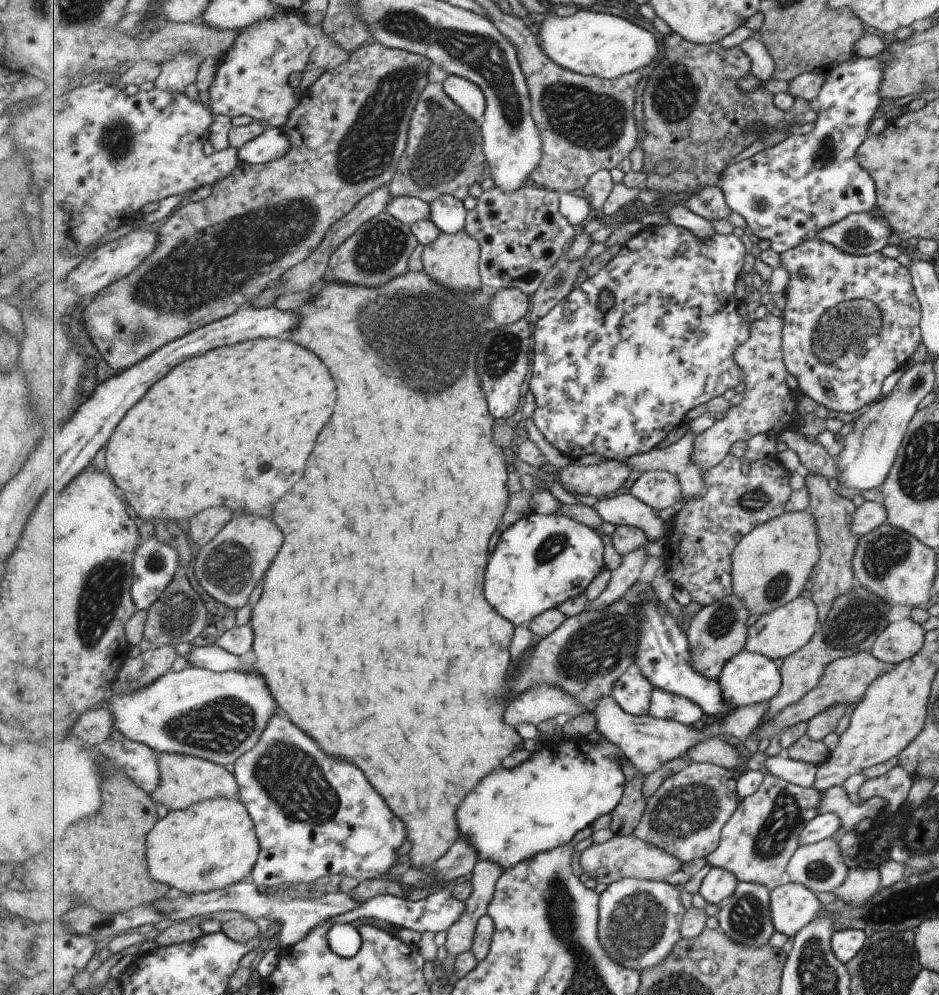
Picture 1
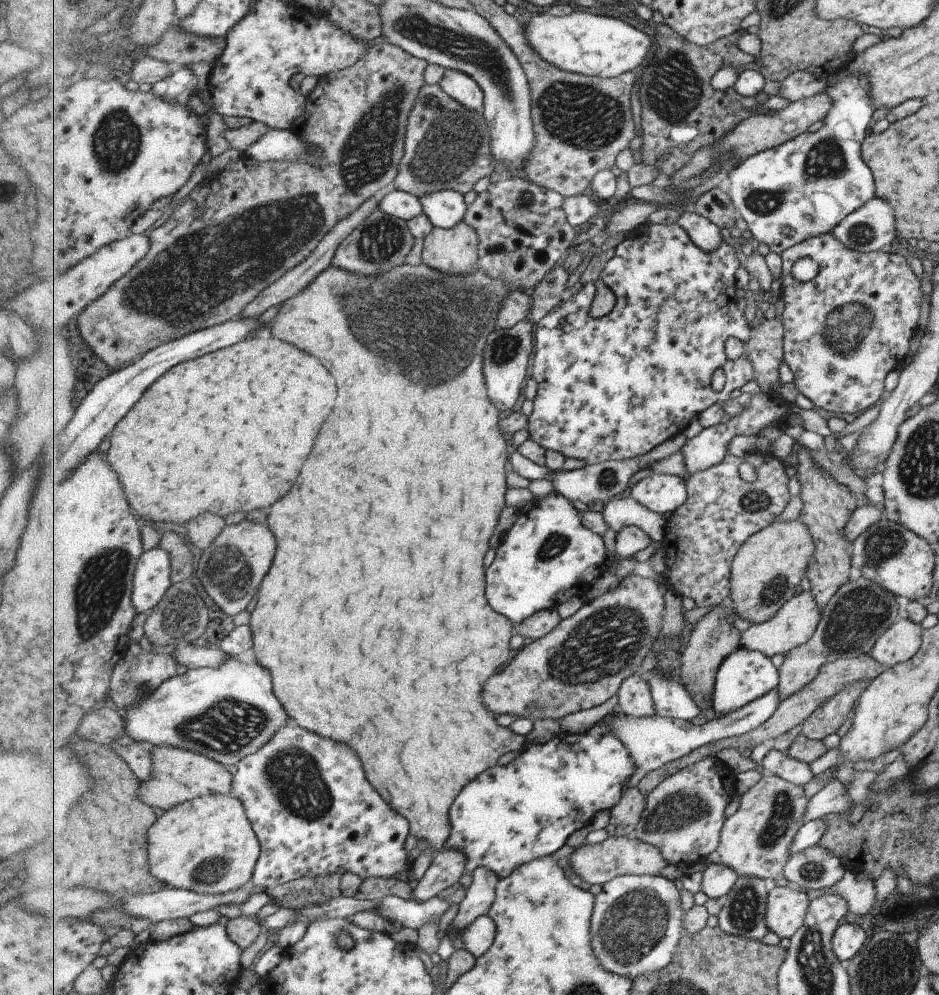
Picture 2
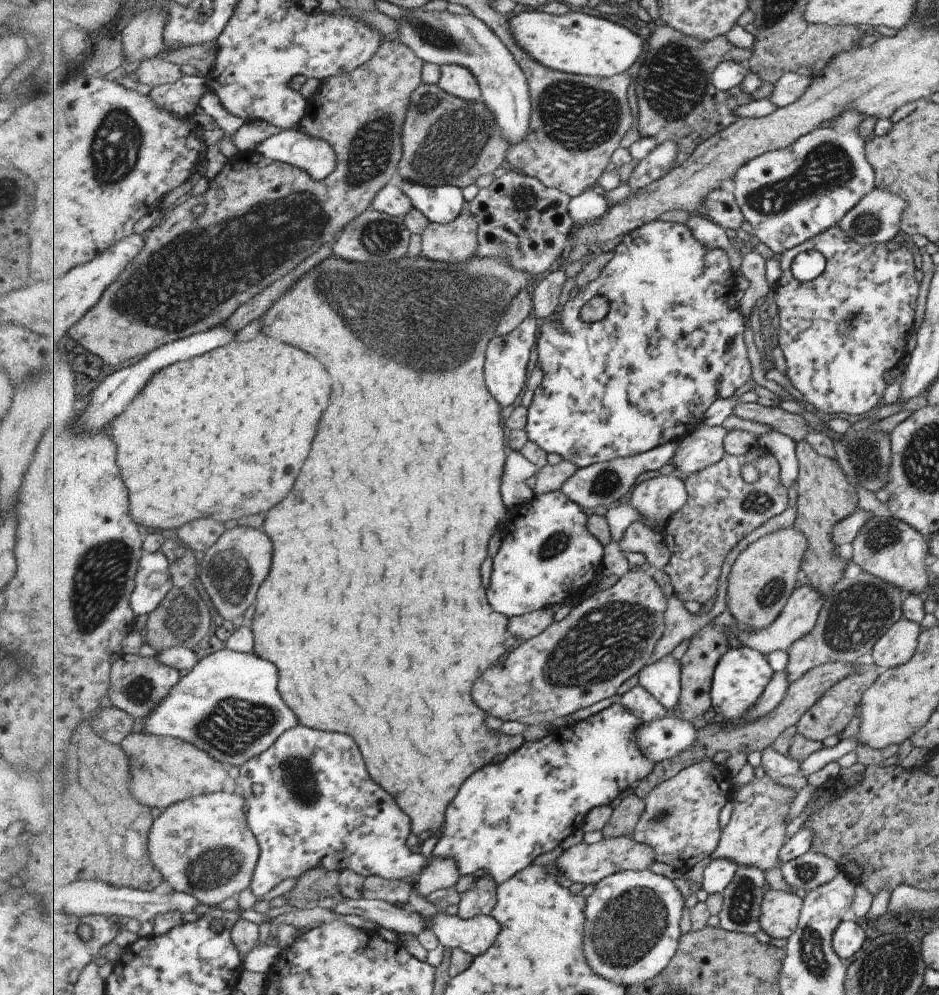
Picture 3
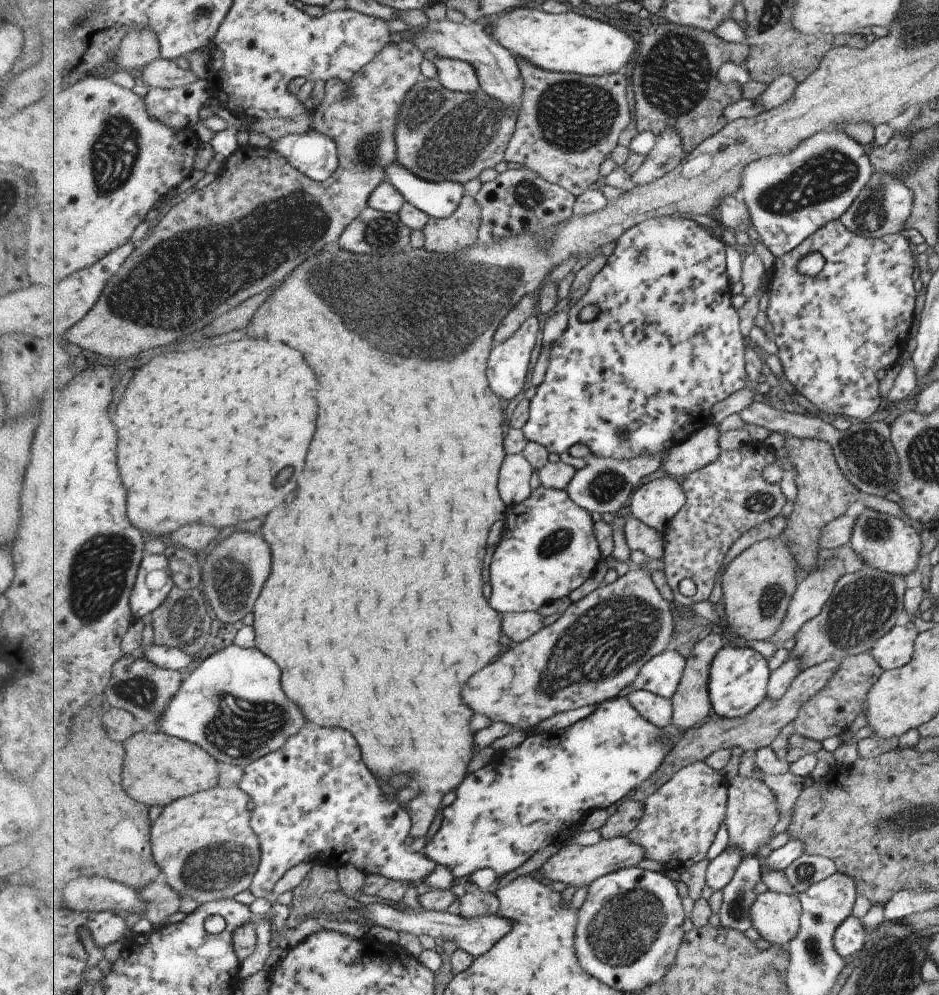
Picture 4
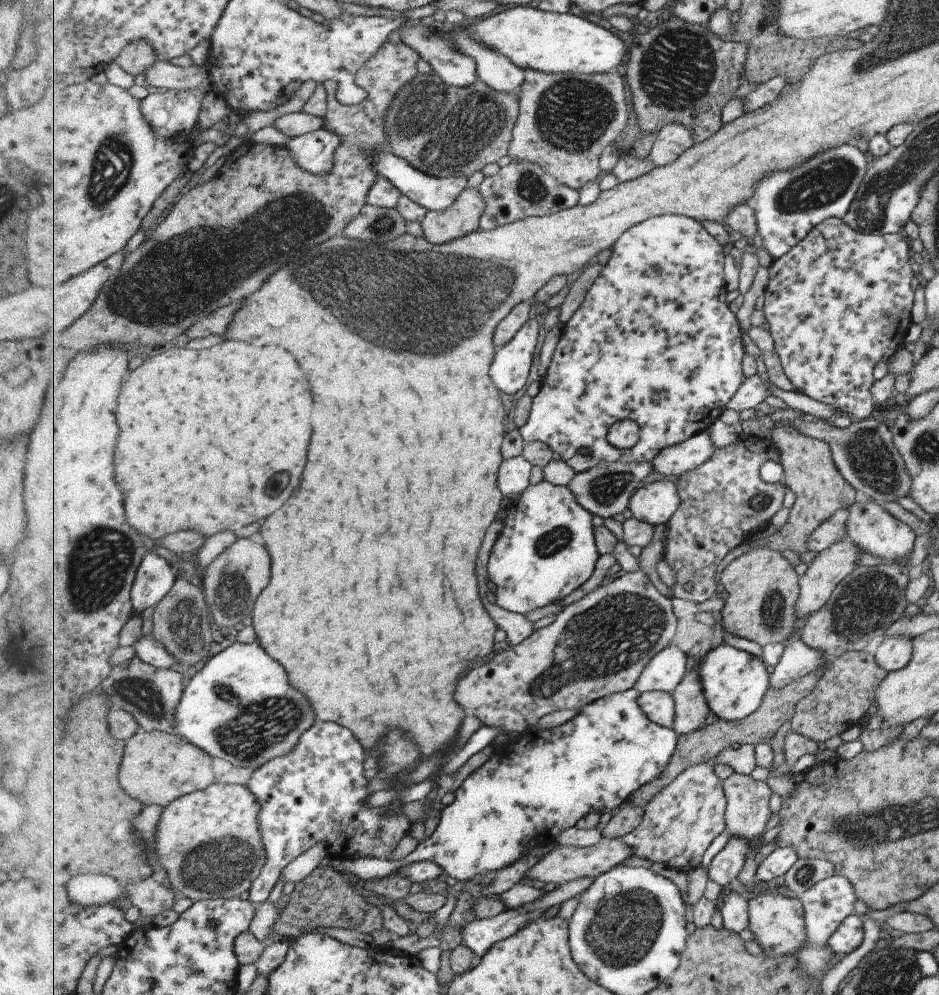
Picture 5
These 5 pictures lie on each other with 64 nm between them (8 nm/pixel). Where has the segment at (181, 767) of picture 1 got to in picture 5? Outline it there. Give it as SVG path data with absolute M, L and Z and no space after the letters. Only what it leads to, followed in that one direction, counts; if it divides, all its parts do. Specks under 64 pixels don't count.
M139 730L127 740L126 754L120 768L120 783L132 797L143 804L165 808L182 796L207 790L217 780L213 756L196 744L165 731Z

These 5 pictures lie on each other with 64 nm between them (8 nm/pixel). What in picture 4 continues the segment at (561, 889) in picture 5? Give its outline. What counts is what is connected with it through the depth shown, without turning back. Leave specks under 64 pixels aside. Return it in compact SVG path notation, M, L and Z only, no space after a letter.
M384 903L361 904L361 914L365 920L369 920L374 925L379 925L393 931L404 932L416 937L422 934L429 934L439 941L451 941L458 948L469 952L473 957L484 956L491 948L494 948L503 936L507 936L513 930L513 922L505 916L489 915L479 916L473 919L461 917L457 912L448 911L399 911Z

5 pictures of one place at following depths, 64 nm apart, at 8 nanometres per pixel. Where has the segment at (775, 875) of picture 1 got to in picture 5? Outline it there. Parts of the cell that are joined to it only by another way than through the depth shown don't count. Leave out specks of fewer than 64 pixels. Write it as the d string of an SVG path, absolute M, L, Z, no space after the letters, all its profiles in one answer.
M733 773L723 781L728 806L726 809L726 832L732 836L747 838L750 842L756 838L760 840L765 832L777 822L776 815L769 808L769 800L773 796L769 784L765 780L755 780L753 776Z

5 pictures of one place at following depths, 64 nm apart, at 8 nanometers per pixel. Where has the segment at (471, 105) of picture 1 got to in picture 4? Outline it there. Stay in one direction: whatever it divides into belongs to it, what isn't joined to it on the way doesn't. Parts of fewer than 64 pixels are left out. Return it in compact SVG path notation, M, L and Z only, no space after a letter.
M427 52L424 54L424 58L435 62L435 66L439 70L437 79L445 88L453 90L453 92L467 92L467 94L481 90L479 76L469 62L443 60L443 58L439 60L435 52Z

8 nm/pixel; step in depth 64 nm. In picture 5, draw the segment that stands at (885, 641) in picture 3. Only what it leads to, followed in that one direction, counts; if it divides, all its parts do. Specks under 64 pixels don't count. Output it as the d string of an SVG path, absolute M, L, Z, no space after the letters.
M901 634L884 637L875 650L875 663L886 672L900 670L911 659L911 638Z

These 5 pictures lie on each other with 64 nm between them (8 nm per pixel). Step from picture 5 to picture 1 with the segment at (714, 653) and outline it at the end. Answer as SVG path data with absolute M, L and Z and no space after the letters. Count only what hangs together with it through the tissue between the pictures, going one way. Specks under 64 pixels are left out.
M747 649L727 662L718 680L723 690L723 698L727 698L727 702L735 708L771 702L783 686L782 670L777 668L774 660L760 652L749 652Z

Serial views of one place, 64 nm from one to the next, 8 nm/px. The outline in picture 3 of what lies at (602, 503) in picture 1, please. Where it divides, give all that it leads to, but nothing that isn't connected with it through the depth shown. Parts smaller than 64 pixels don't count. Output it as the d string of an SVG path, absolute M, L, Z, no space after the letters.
M629 500L621 502L616 505L615 508L608 510L605 517L612 538L617 541L617 543L623 540L629 526L632 526L635 522L647 524L653 532L662 534L664 532L663 526L659 526L657 520L647 520L647 516L639 514L639 508L635 508Z

